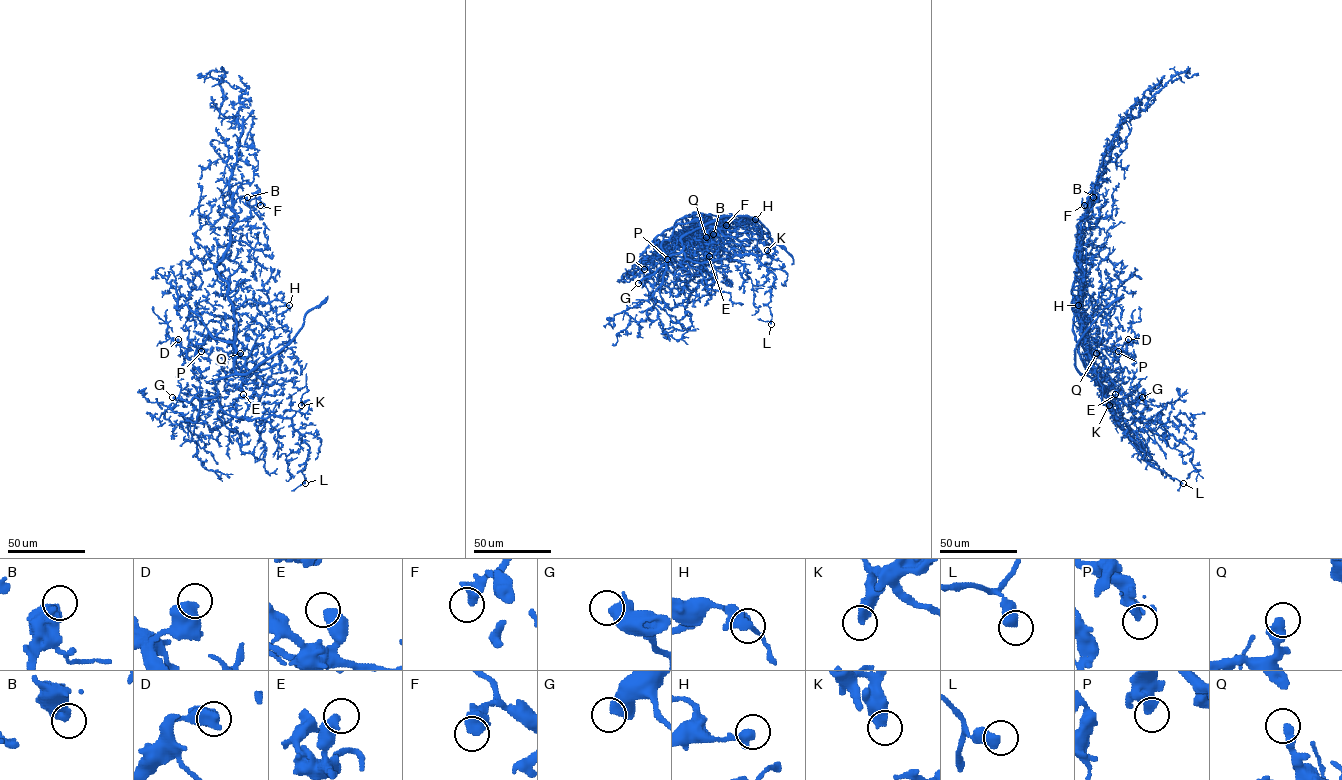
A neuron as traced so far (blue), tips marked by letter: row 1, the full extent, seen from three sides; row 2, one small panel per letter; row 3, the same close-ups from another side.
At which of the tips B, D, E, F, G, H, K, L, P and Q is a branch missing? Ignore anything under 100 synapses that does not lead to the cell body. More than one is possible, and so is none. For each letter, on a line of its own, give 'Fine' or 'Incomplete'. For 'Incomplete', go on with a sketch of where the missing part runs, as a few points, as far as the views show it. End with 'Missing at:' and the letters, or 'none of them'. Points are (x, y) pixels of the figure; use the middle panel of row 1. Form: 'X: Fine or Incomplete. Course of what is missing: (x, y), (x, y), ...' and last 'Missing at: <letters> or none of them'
B: Fine
D: Fine
E: Fine
F: Fine
G: Incomplete. Course of what is missing: (638, 283), (631, 294), (625, 290), (605, 296), (596, 305), (602, 305), (589, 308), (591, 312)
H: Fine
K: Fine
L: Fine
P: Fine
Q: Fine
Missing at: G

